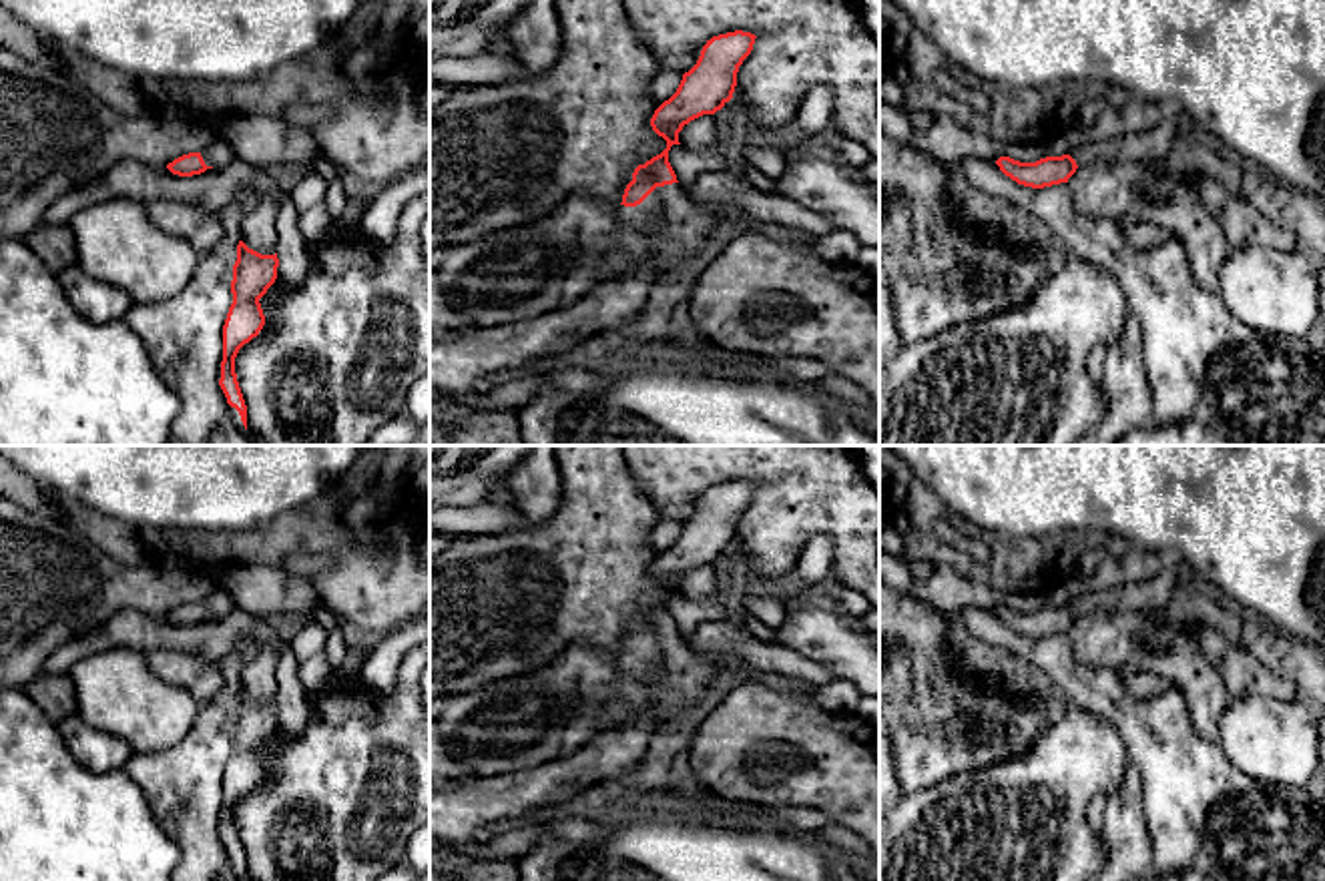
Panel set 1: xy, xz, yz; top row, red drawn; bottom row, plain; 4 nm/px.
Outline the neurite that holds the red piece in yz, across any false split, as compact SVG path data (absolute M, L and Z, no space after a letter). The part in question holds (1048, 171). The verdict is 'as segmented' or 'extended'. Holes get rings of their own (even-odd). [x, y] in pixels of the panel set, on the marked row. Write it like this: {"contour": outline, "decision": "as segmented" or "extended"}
{"contour": "M1170 108L1166 118L1150 130L1140 134L1116 136L1110 140L1082 144L1062 157L1046 157L1036 163L1020 163L1010 157L1000 157L996 165L1018 185L1044 189L1068 179L1086 165L1134 161L1142 165L1156 165L1168 159L1176 136L1176 114Z", "decision": "extended"}

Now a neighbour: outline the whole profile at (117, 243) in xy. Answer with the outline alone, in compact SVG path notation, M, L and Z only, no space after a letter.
M108 199L78 211L68 225L82 273L120 287L132 303L179 295L201 261L185 239L155 227L139 201Z

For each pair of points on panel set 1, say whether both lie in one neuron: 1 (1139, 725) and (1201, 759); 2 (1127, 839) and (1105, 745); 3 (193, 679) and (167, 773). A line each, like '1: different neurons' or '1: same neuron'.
1: same neuron
2: different neurons
3: different neurons

